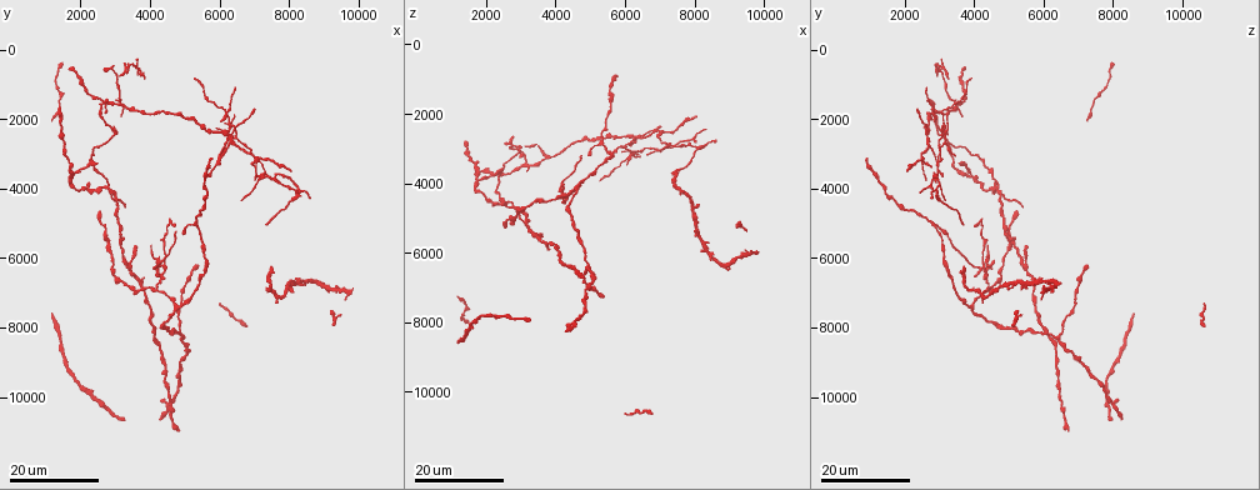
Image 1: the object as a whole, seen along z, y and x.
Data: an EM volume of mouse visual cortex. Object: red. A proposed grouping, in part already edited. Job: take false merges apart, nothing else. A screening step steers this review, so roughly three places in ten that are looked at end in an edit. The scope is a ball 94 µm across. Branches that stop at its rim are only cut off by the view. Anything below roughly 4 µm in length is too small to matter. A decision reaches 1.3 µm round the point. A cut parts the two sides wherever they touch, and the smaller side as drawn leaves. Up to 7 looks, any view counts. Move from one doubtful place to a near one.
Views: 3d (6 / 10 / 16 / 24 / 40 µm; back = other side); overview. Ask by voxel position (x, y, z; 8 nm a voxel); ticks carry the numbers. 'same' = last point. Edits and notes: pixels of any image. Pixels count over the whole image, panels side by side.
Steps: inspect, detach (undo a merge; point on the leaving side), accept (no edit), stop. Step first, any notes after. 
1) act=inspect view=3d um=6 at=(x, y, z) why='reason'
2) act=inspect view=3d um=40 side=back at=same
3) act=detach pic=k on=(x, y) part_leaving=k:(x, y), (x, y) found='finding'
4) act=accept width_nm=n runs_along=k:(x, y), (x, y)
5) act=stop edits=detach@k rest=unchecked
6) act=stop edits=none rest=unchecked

act=inspect view=3d um=24 at=(6300, 2500, 2700) why='small branch off a trunk'

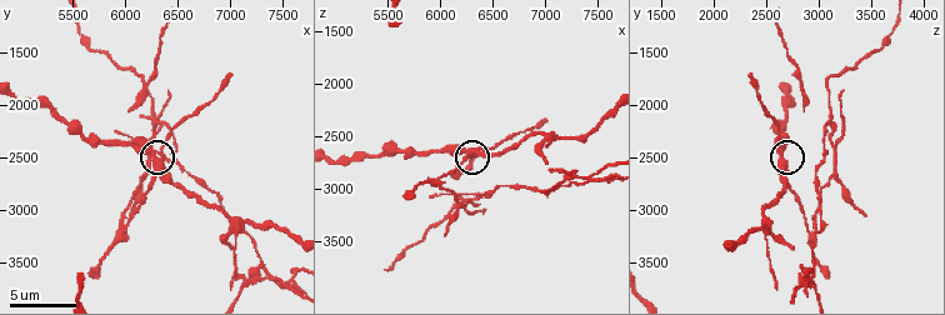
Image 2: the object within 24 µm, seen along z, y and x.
act=inspect view=3d um=10 at=(6320, 2500, 2640)

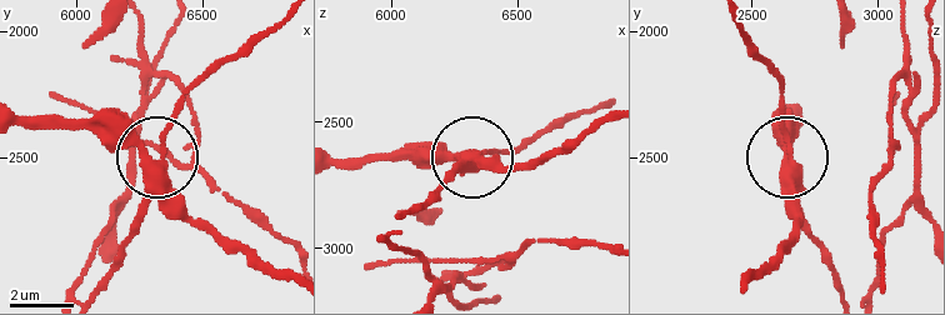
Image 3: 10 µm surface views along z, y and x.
act=detach pic=3 on=(139, 221) width_nm=370 found='two neurons meet here'

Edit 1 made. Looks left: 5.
act=inspect view=3d um=24 at=(4200, 7000, 4400) why='two arms in line, one across'

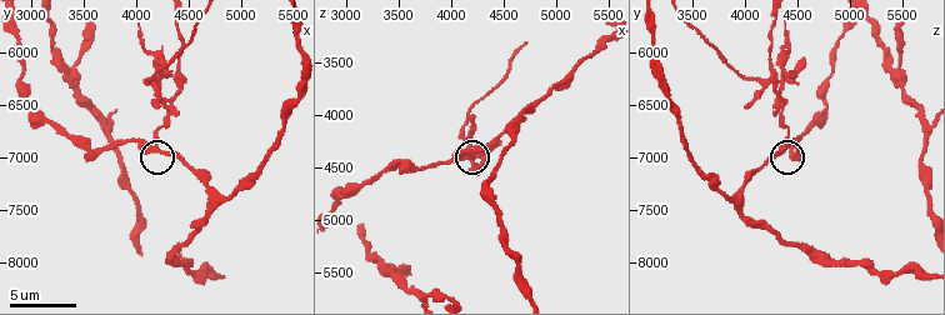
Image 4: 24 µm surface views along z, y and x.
act=inspect view=3d um=6 at=(4200, 6900, 4340)

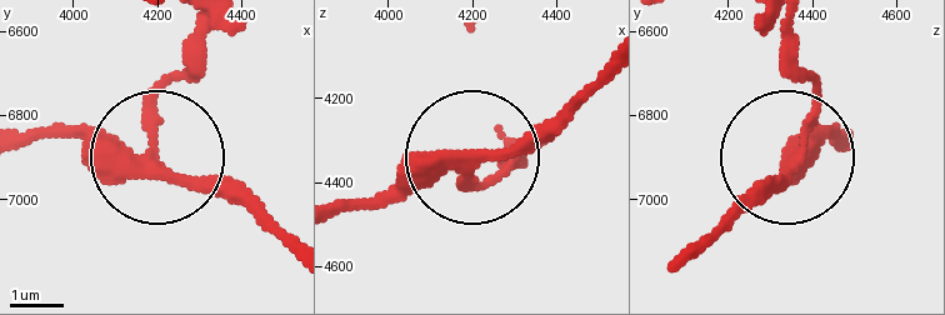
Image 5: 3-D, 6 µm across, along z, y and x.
act=accept width_nm=270 runs_along=5:(25, 144), (106, 139), (155, 158), (160, 99), (186, 36) found='one neuron here'

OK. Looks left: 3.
act=inspect view=3d um=16 at=(1700, 3600, 3900) why='two arms in line, one across'

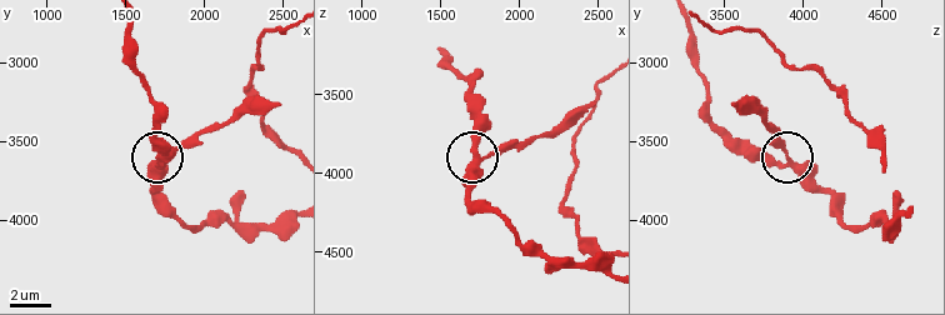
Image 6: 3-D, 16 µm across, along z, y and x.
act=inspect view=3d um=10 at=(1760, 3620, 3900)

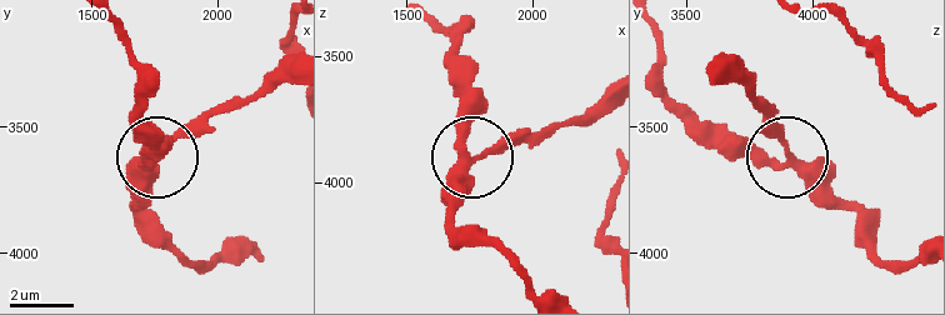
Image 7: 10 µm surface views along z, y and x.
act=accept runs_along=7:(233, 255), (193, 260), (136, 206), (144, 175), (214, 105) found='all the same neuron'

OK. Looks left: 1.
act=stop edits=detach@3 rest=unchecked

